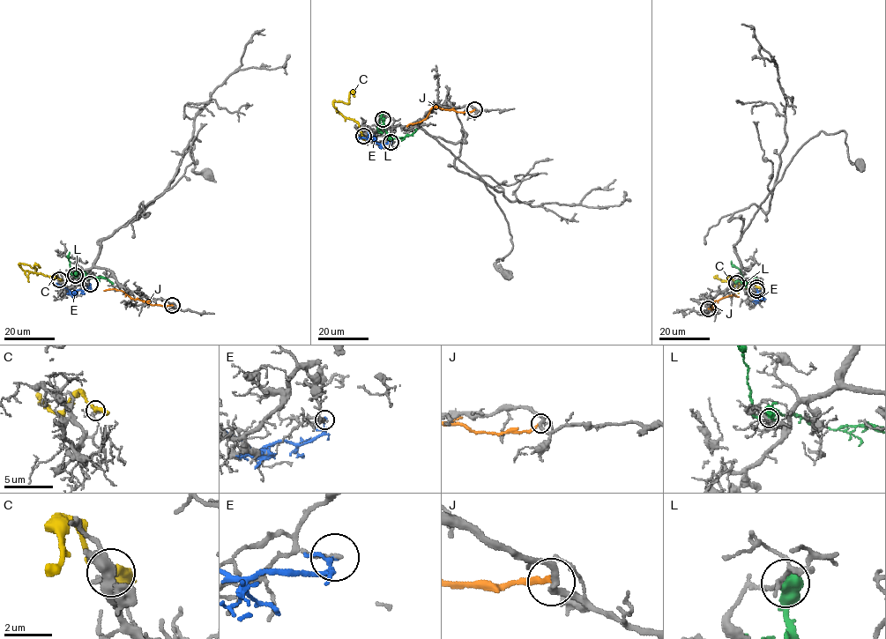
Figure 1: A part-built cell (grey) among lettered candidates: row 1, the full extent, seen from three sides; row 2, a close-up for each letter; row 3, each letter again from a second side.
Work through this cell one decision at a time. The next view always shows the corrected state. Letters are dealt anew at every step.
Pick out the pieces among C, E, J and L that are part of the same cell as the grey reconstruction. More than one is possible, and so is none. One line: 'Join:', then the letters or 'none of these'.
Join: none of these

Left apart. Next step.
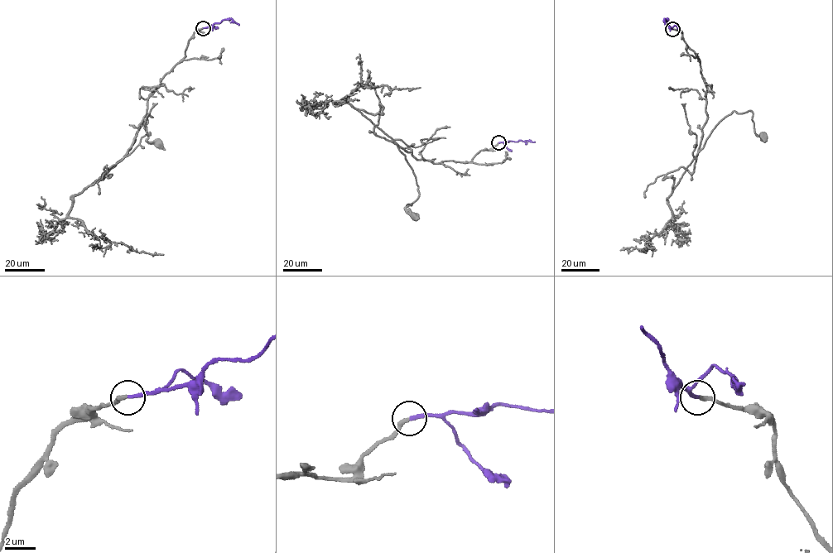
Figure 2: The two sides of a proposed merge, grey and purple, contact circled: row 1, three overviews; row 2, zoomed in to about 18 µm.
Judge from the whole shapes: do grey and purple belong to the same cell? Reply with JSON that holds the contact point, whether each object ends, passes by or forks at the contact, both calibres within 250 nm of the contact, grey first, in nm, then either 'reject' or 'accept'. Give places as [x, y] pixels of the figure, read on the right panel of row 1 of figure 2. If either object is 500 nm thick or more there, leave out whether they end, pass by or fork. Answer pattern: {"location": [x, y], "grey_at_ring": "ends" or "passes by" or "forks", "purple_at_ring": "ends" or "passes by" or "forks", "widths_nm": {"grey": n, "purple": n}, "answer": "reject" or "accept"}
{"location": [672, 29], "grey_at_ring": "ends", "purple_at_ring": "ends", "widths_nm": {"grey": 280, "purple": 240}, "answer": "accept"}

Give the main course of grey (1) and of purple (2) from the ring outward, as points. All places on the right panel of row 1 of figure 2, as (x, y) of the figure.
1: (672, 29), (681, 31), (698, 57), (707, 89), (699, 150), (734, 111), (751, 111), (754, 132), (763, 137)
2: (672, 29), (664, 19), (664, 24)

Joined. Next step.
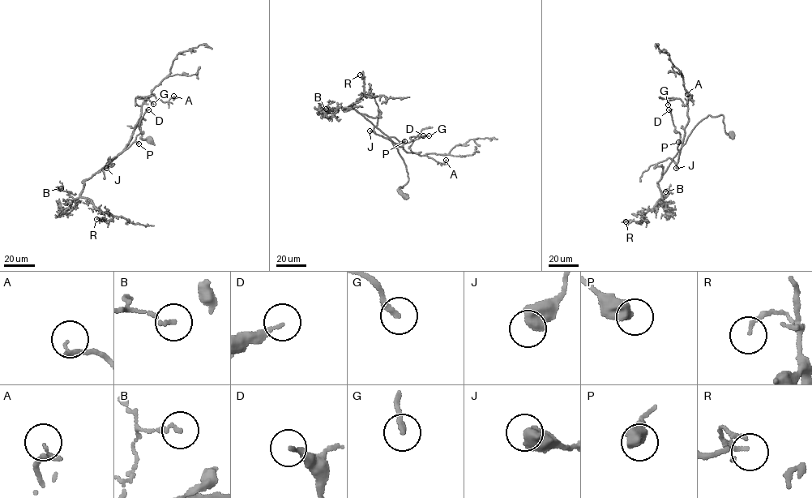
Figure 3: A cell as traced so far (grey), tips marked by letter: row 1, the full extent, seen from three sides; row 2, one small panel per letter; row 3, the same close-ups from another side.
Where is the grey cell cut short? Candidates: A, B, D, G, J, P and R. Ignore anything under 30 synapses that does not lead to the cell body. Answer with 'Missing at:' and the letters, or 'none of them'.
Missing at: none of them

